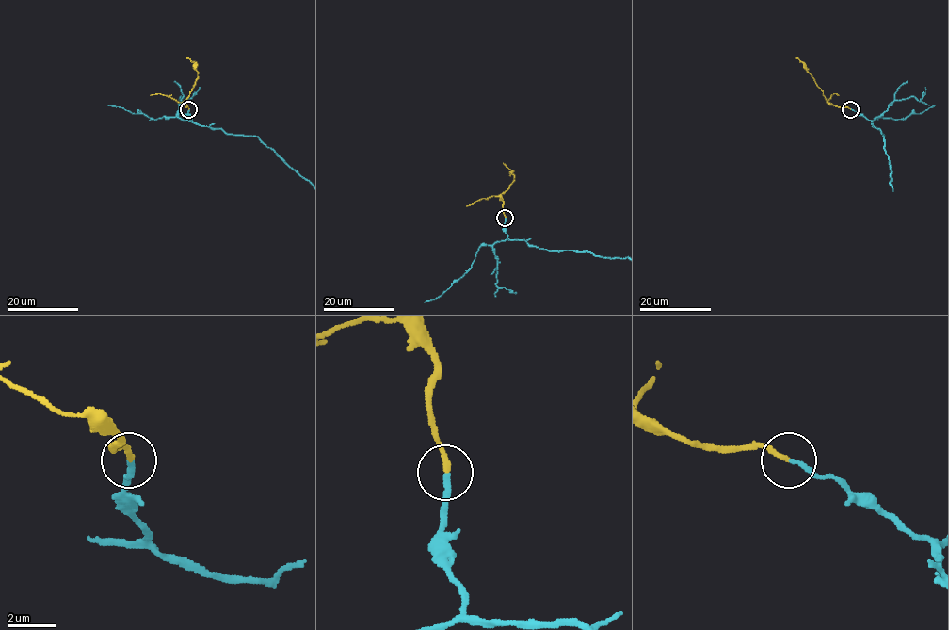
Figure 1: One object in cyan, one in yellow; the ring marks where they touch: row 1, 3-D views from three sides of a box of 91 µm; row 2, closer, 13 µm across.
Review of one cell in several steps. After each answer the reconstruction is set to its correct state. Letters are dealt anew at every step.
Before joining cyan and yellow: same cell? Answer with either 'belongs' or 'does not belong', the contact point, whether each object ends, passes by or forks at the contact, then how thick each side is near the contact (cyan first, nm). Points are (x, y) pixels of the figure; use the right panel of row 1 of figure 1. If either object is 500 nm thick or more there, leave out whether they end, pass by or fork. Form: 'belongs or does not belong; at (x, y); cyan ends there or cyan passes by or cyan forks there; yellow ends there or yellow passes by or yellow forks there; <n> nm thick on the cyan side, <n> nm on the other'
belongs; at (850, 109); cyan ends there; yellow ends there; 200 nm thick on the cyan side, 200 nm on the other

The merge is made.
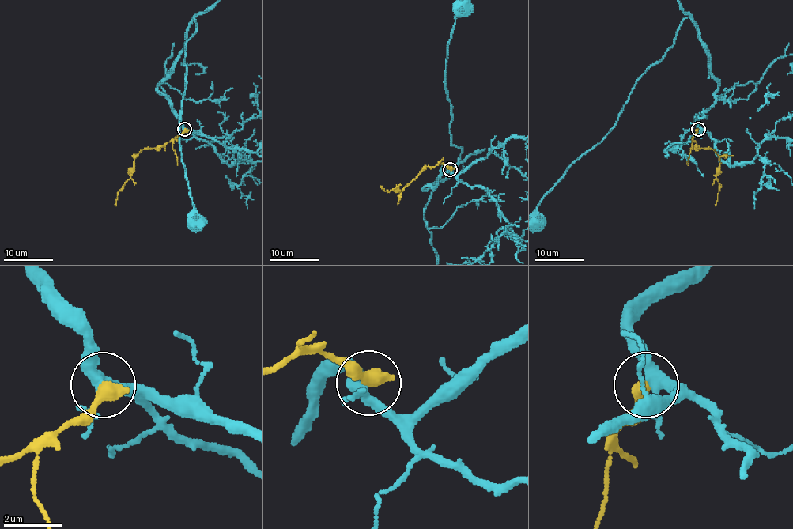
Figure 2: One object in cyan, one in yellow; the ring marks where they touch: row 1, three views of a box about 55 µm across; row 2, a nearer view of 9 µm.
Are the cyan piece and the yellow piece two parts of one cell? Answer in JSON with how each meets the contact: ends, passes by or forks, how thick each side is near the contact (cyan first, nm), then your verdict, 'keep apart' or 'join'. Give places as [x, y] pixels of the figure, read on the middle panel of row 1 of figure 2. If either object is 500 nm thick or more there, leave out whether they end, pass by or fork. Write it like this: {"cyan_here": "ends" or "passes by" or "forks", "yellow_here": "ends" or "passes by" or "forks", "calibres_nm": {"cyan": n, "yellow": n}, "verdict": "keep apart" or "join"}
{"cyan_here": "forks", "yellow_here": "ends", "calibres_nm": {"cyan": 320, "yellow": 480}, "verdict": "keep apart"}

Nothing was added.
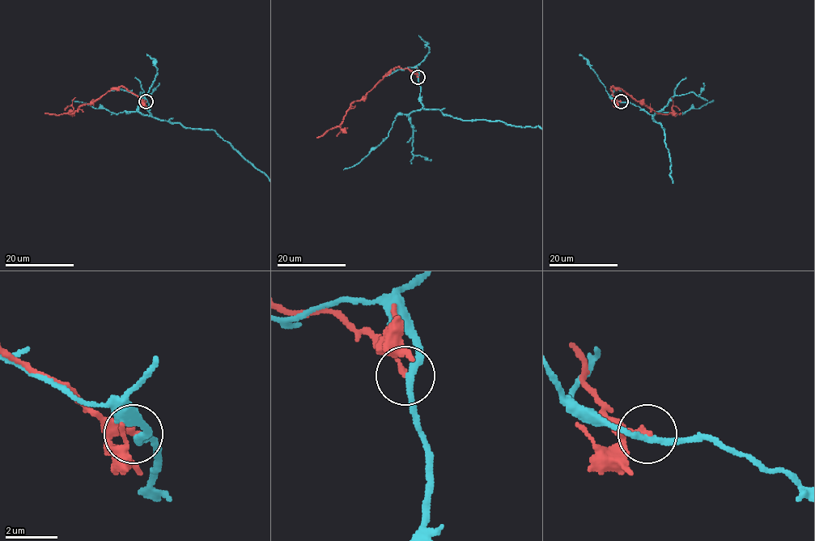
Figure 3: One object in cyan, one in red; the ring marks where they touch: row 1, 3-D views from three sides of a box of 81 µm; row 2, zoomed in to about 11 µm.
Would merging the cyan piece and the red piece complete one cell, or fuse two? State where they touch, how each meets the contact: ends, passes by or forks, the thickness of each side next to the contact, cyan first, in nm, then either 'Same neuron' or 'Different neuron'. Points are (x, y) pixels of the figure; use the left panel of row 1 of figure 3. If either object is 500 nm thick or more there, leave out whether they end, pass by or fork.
Place: (146, 101). At the ring cyan passes by. At the ring red ends. Thickness 240 nm (cyan) against 180 nm. Different neuron

